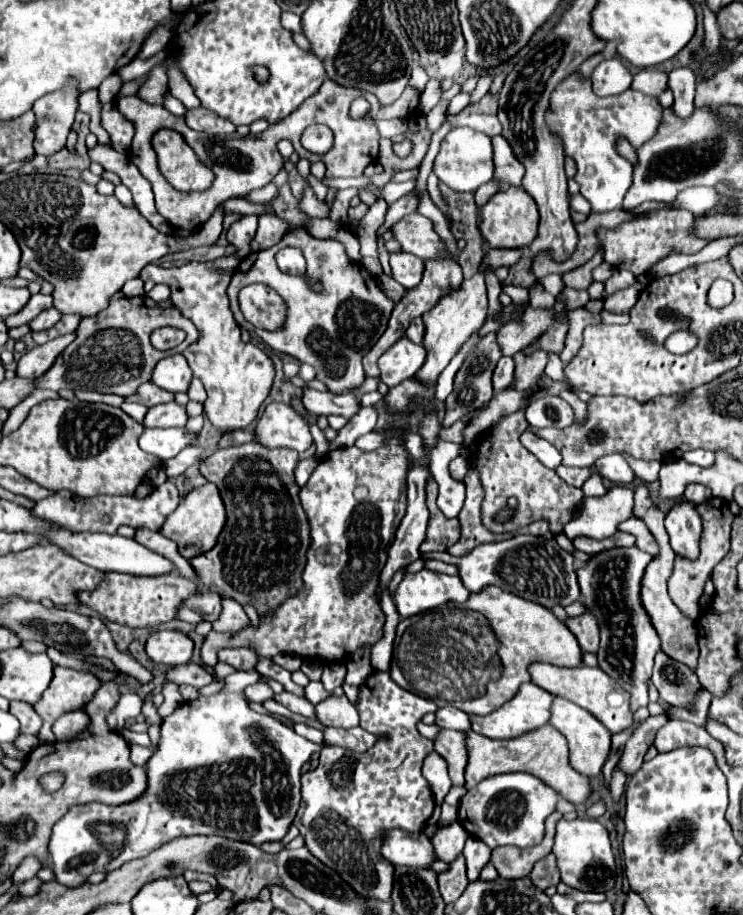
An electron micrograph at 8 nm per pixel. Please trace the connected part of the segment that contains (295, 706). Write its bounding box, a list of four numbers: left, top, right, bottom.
[274,692,316,718]

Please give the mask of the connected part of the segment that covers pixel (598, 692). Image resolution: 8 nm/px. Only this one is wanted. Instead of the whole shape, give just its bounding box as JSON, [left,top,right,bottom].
[530,664,632,734]

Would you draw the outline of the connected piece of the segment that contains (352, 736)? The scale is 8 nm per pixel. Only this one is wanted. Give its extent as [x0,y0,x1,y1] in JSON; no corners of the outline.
[50,670,376,886]

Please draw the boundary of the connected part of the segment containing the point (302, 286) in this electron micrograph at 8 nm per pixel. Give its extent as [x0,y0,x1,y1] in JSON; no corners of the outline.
[228,226,394,394]

